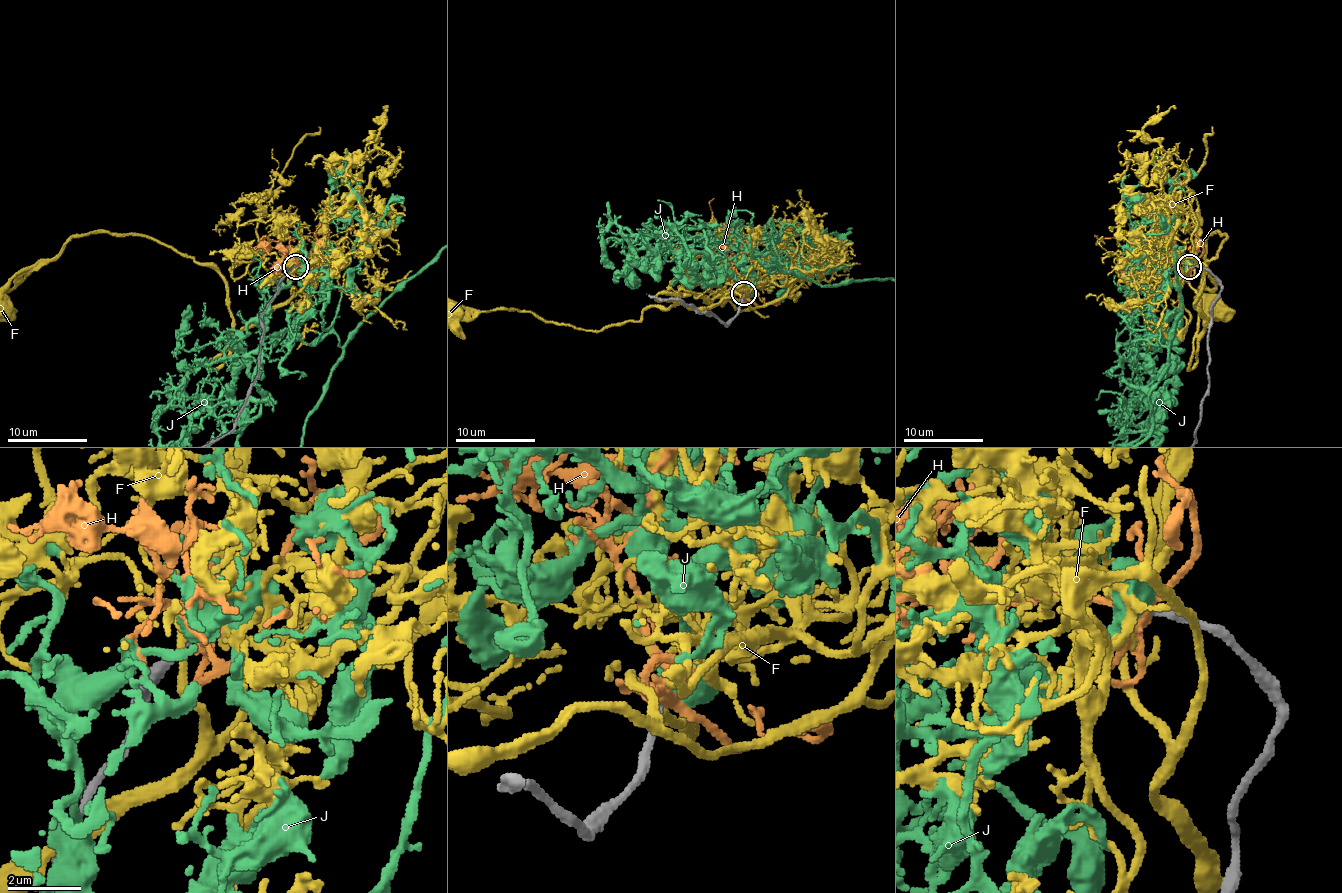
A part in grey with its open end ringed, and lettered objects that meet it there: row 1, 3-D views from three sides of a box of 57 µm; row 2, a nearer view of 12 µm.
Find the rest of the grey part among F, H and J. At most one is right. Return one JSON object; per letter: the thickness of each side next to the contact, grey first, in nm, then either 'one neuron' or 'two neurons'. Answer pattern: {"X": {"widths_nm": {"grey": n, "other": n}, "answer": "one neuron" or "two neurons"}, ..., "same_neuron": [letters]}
{"F": {"widths_nm": {"grey": 160, "other": 220}, "answer": "two neurons"}, "H": {"widths_nm": {"grey": 220, "other": 280}, "answer": "two neurons"}, "J": {"widths_nm": {"grey": 160, "other": 440}, "answer": "two neurons"}, "same_neuron": []}

